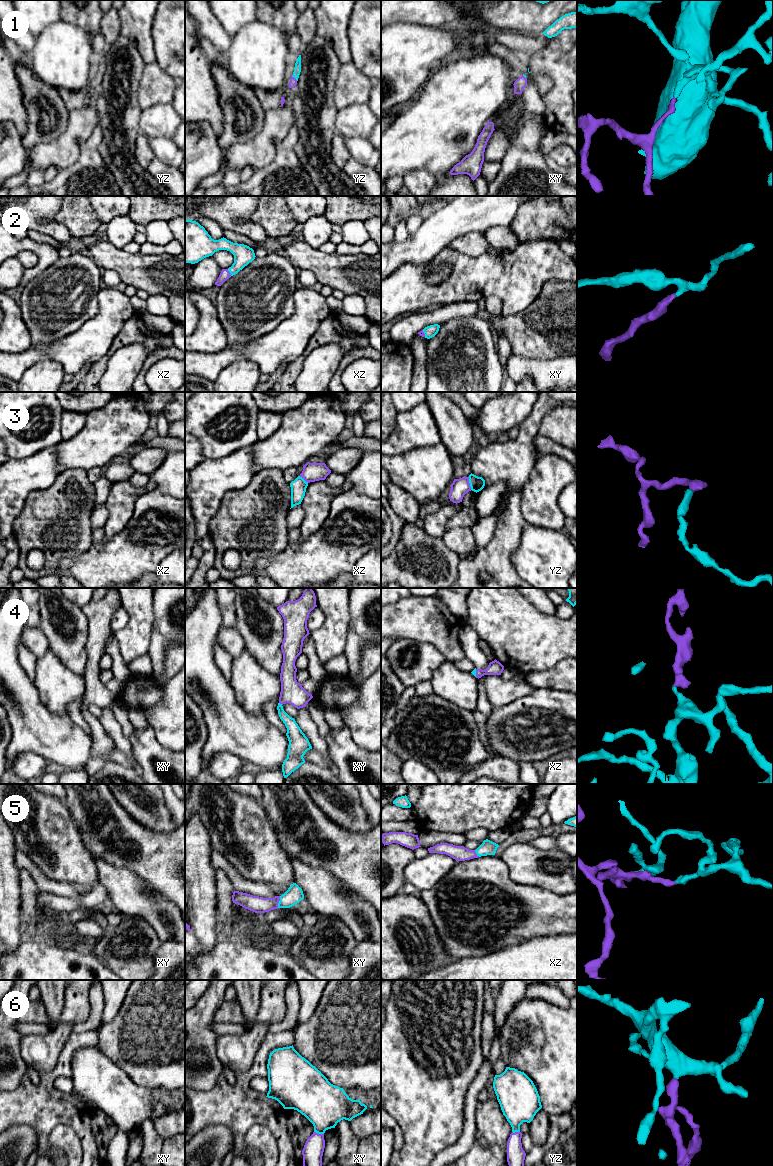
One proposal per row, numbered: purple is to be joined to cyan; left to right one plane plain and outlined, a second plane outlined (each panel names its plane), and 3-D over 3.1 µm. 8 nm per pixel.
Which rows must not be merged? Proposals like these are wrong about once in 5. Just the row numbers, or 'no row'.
3

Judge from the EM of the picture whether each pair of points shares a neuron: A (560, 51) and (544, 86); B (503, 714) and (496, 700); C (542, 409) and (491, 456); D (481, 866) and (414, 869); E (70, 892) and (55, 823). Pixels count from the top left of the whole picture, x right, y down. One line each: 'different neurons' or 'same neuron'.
A: different neurons
B: different neurons
C: same neuron
D: different neurons
E: different neurons

